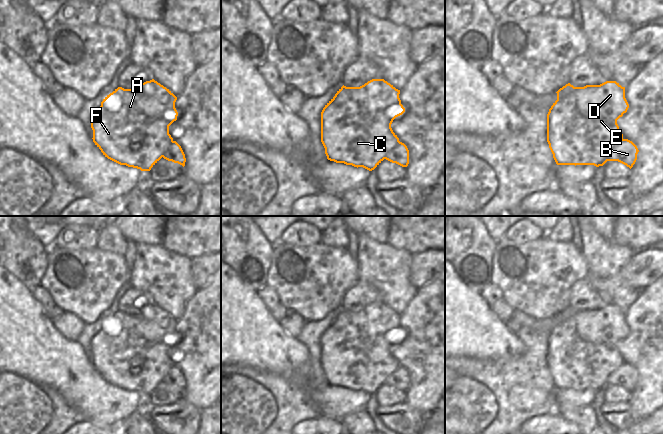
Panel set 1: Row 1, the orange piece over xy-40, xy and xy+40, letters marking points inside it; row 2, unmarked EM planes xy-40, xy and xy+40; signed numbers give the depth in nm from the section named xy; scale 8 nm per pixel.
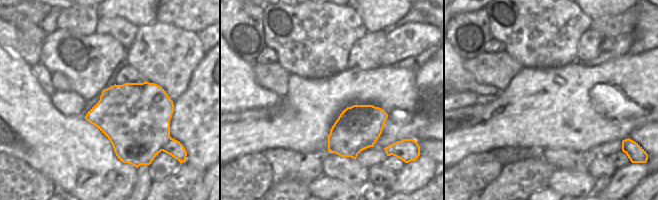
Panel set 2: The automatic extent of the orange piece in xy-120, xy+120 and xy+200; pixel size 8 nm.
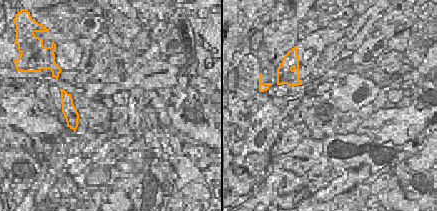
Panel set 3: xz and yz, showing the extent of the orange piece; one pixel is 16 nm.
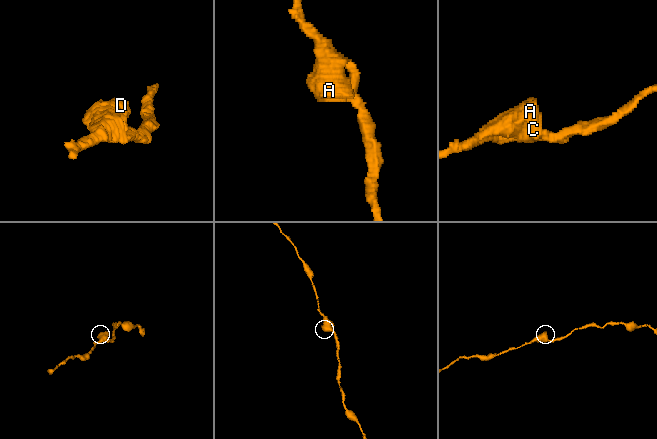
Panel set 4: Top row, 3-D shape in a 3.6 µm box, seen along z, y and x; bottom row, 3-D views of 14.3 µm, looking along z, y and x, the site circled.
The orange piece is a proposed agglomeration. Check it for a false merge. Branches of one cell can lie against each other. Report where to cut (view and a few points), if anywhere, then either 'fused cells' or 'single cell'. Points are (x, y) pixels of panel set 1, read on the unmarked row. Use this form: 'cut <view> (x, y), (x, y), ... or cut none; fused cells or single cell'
cut none; single cell

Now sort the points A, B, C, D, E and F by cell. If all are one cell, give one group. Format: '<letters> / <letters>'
A B C D E F

